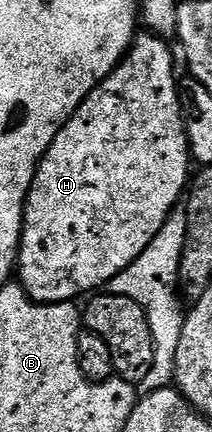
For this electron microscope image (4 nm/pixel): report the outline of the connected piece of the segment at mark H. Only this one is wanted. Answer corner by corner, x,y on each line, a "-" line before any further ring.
147,32
140,33
119,67
104,82
100,82
94,92
76,108
71,119
61,128
61,132
57,132
53,144
49,144
45,156
40,160
39,167
35,170
35,182
27,193
27,204
23,208
23,235
19,241
17,263
18,285
23,287
27,297
34,302
75,302
78,294
90,295
106,287
113,280
113,276
125,272
125,268
129,268
129,264
133,264
133,260
137,260
137,256
141,256
141,252
149,248
153,236
157,236
168,214
180,205
189,186
193,159
187,148
187,130
183,126
183,107
179,104
180,88
177,73
175,74
175,62
171,59
171,50
167,46
170,45
158,36

